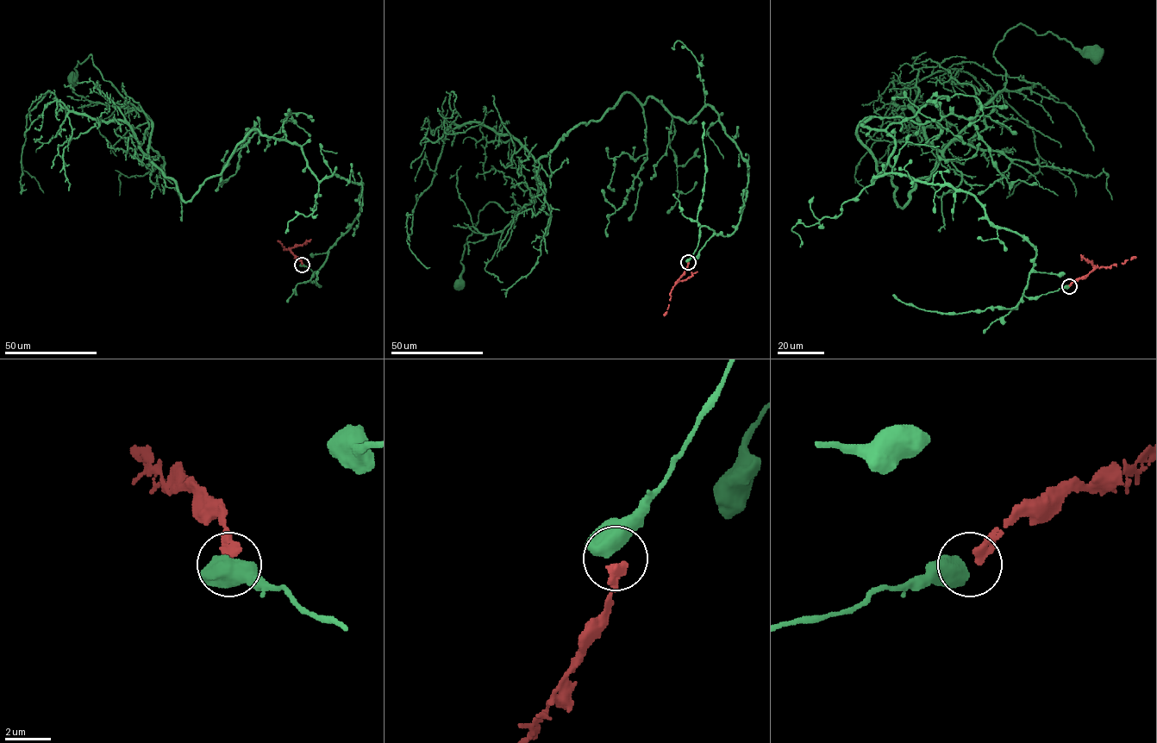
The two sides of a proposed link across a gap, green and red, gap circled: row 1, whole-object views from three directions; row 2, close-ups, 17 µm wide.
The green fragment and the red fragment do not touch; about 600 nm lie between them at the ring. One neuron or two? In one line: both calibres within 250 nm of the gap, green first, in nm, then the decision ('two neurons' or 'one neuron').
700/440 nm | two neurons

